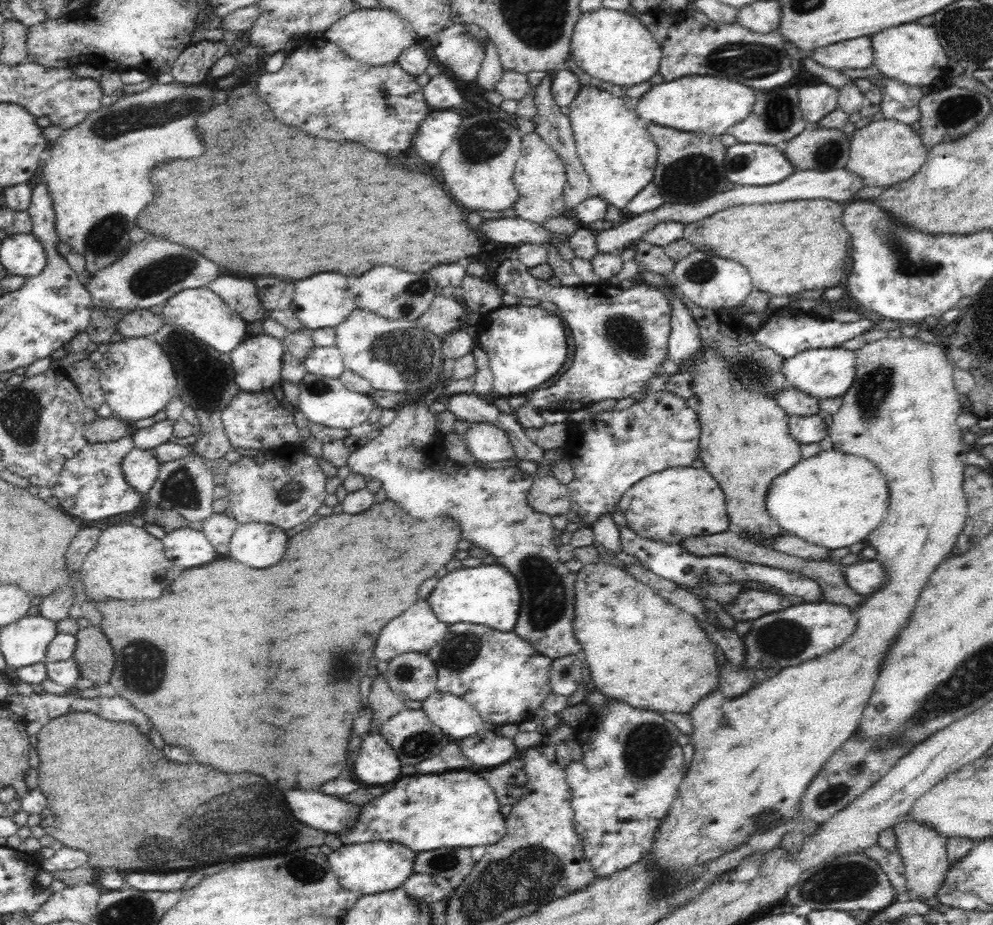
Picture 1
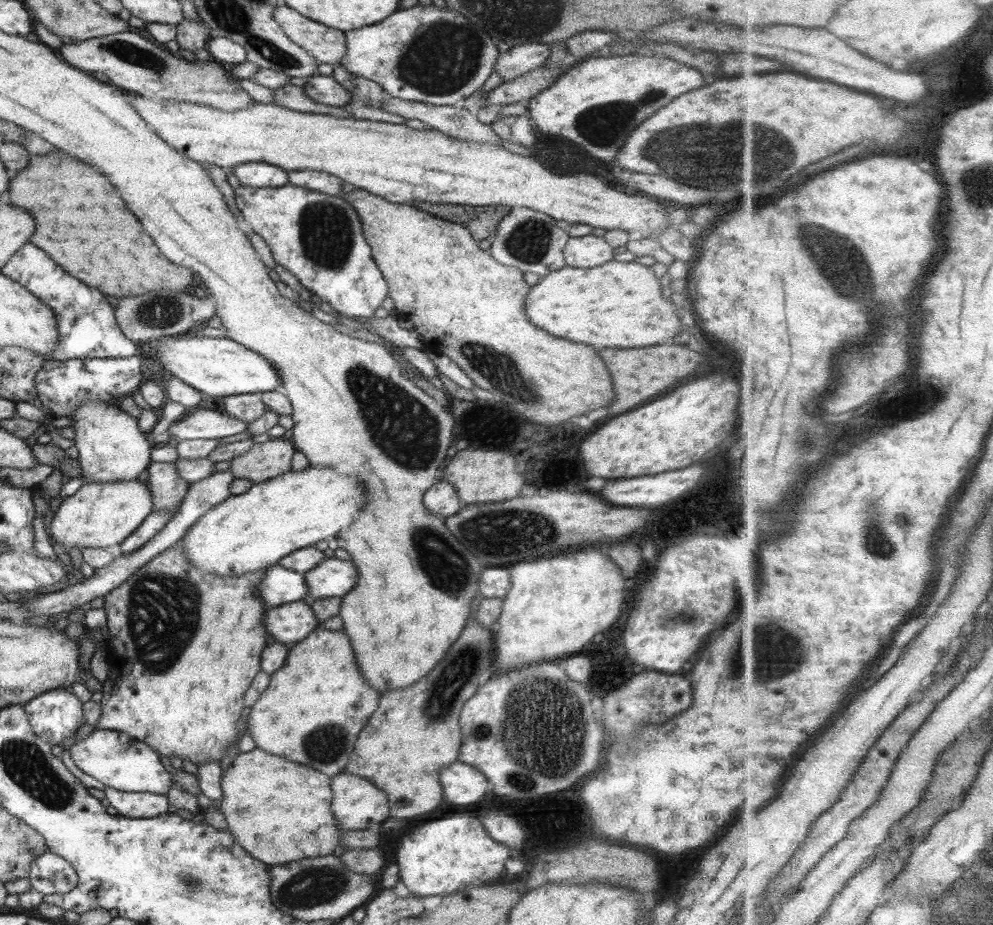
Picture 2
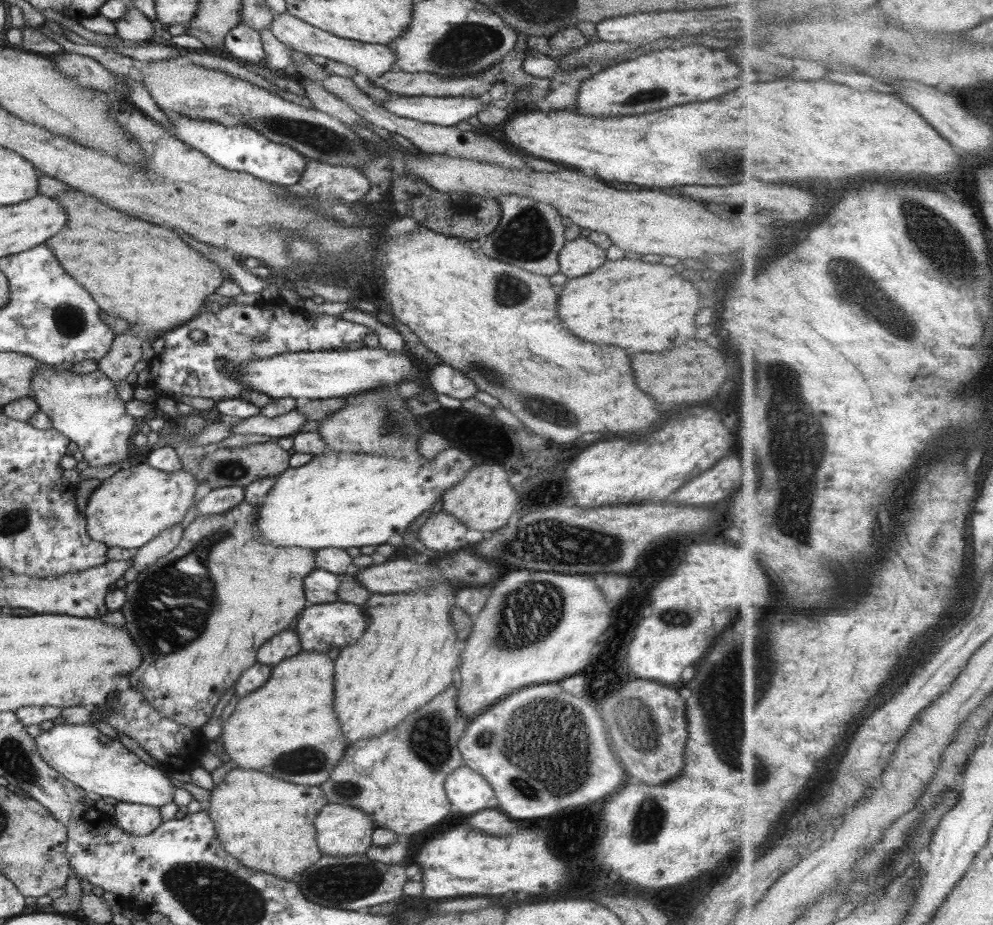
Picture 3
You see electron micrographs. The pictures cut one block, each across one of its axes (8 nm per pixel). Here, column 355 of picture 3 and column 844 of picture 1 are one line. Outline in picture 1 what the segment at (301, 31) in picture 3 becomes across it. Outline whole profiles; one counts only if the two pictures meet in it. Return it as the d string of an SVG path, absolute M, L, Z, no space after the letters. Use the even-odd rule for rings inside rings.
M863 36L814 49L810 54L818 64L840 71L873 66L872 37Z

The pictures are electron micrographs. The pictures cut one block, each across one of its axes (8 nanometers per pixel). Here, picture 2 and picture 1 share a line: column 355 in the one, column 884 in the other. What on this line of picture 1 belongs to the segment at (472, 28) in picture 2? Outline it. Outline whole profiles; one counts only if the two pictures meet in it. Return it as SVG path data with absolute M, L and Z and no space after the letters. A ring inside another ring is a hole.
M910 22L886 28L870 37L872 37L873 66L886 78L894 78L909 86L921 88L930 87L931 82L949 76L949 57L940 45L939 33L934 26Z

